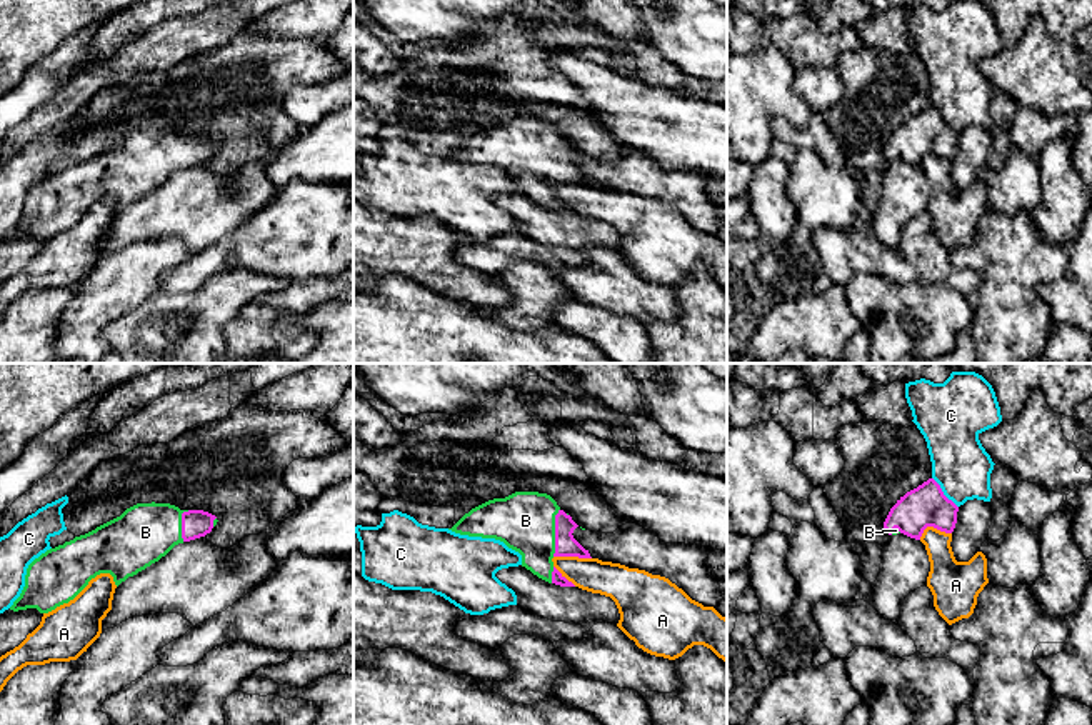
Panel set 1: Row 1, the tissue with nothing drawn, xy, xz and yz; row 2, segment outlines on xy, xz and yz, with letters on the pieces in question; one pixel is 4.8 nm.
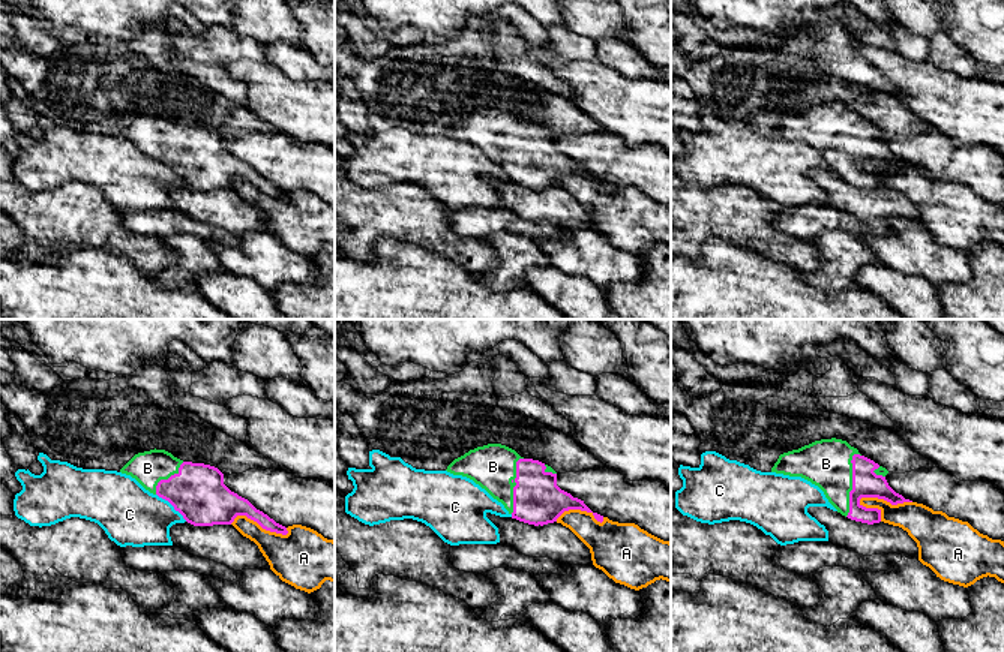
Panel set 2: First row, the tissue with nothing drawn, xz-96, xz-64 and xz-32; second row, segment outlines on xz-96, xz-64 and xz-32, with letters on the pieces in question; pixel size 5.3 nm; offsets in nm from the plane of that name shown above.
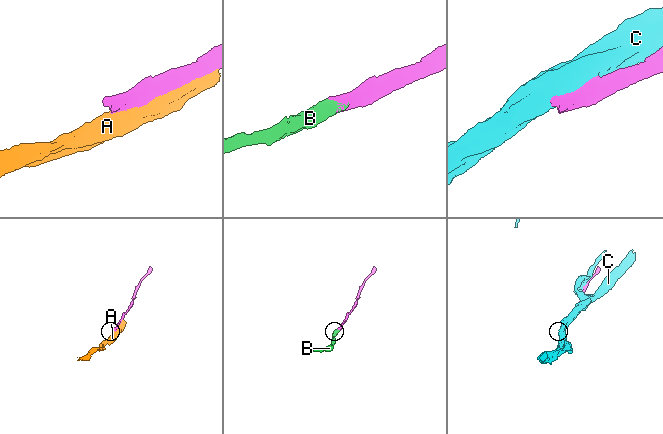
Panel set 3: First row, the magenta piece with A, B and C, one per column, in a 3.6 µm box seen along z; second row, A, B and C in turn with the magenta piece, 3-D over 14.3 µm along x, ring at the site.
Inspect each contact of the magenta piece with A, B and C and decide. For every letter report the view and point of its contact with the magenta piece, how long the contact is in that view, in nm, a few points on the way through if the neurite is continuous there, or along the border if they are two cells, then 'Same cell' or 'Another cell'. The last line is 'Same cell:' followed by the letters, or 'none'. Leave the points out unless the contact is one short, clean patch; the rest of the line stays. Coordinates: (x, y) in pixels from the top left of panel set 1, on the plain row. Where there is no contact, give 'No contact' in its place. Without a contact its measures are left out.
A: Touches magenta at xz (572, 182). Shared border 180 nm. Another cell
B: Touches magenta at xz (556, 159). Shared border 240 nm. Same cell
C: Touches magenta at yz (942, 119). Shared border 200 nm. Another cell
Same cell: B

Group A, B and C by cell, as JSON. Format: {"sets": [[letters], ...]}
{"sets": [["A"], ["B"], ["C"]]}

